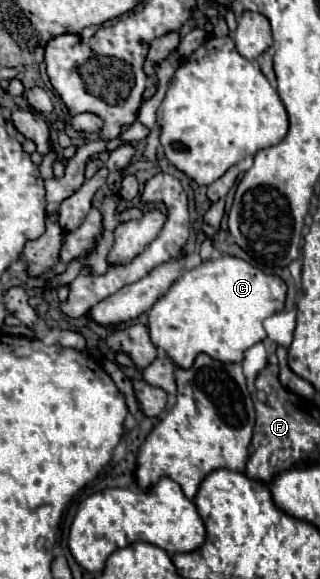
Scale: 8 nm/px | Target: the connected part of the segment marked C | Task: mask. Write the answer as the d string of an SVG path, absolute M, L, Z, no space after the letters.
M219 255L215 259L203 261L199 267L183 271L181 277L169 287L169 291L157 299L157 303L149 311L149 335L153 345L165 349L165 353L183 369L189 369L199 353L207 353L209 357L215 357L223 363L241 363L243 353L251 345L267 337L263 319L283 311L285 293L287 285L281 277L263 273L261 269L249 265L239 257Z

